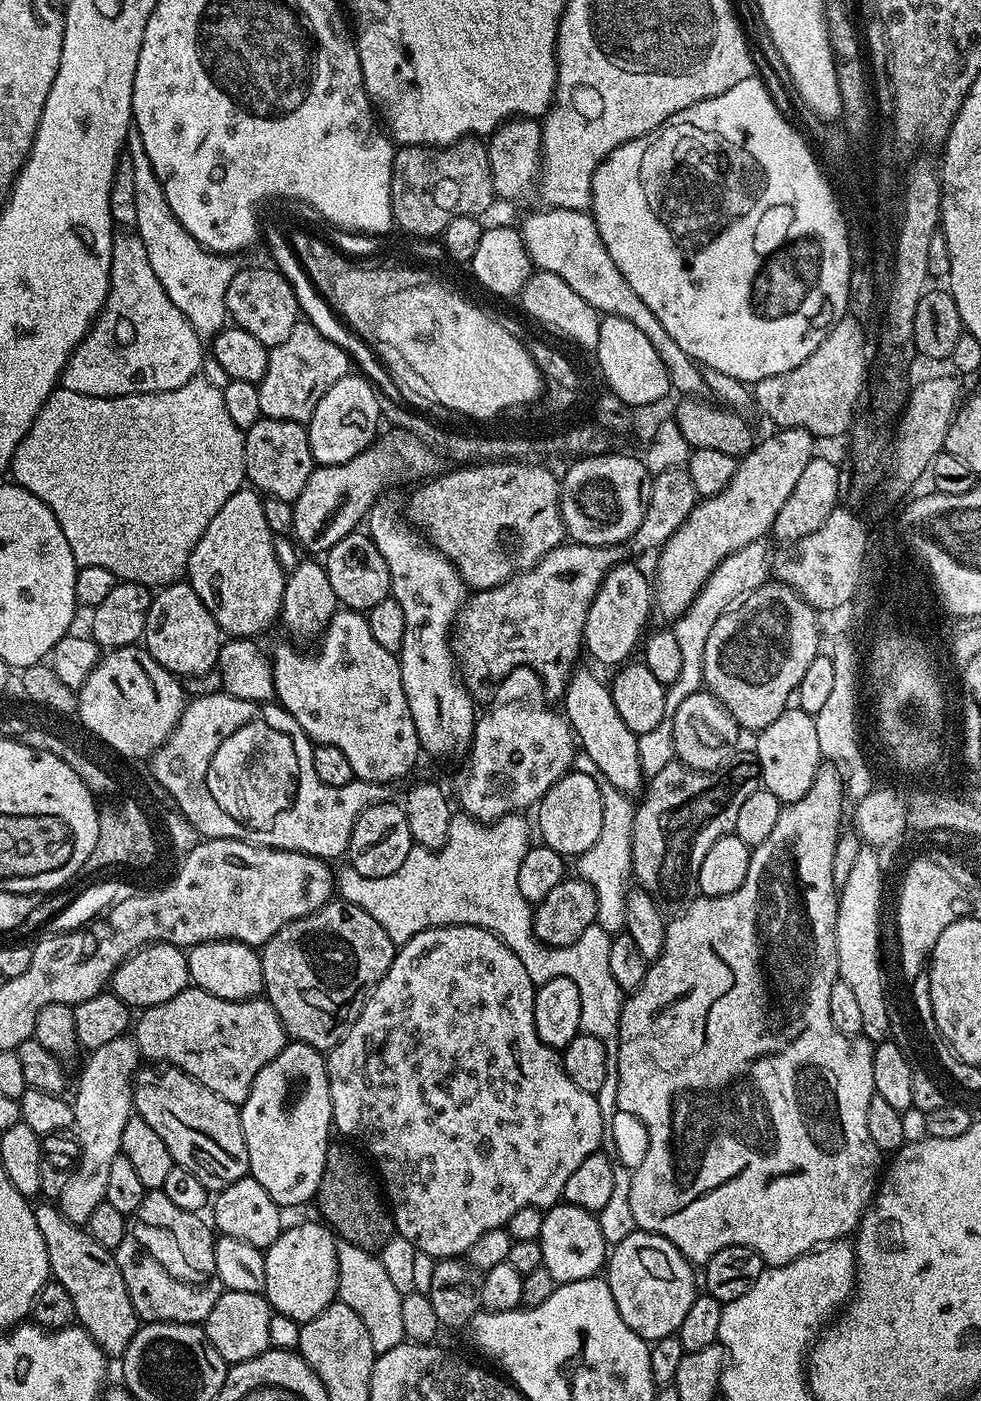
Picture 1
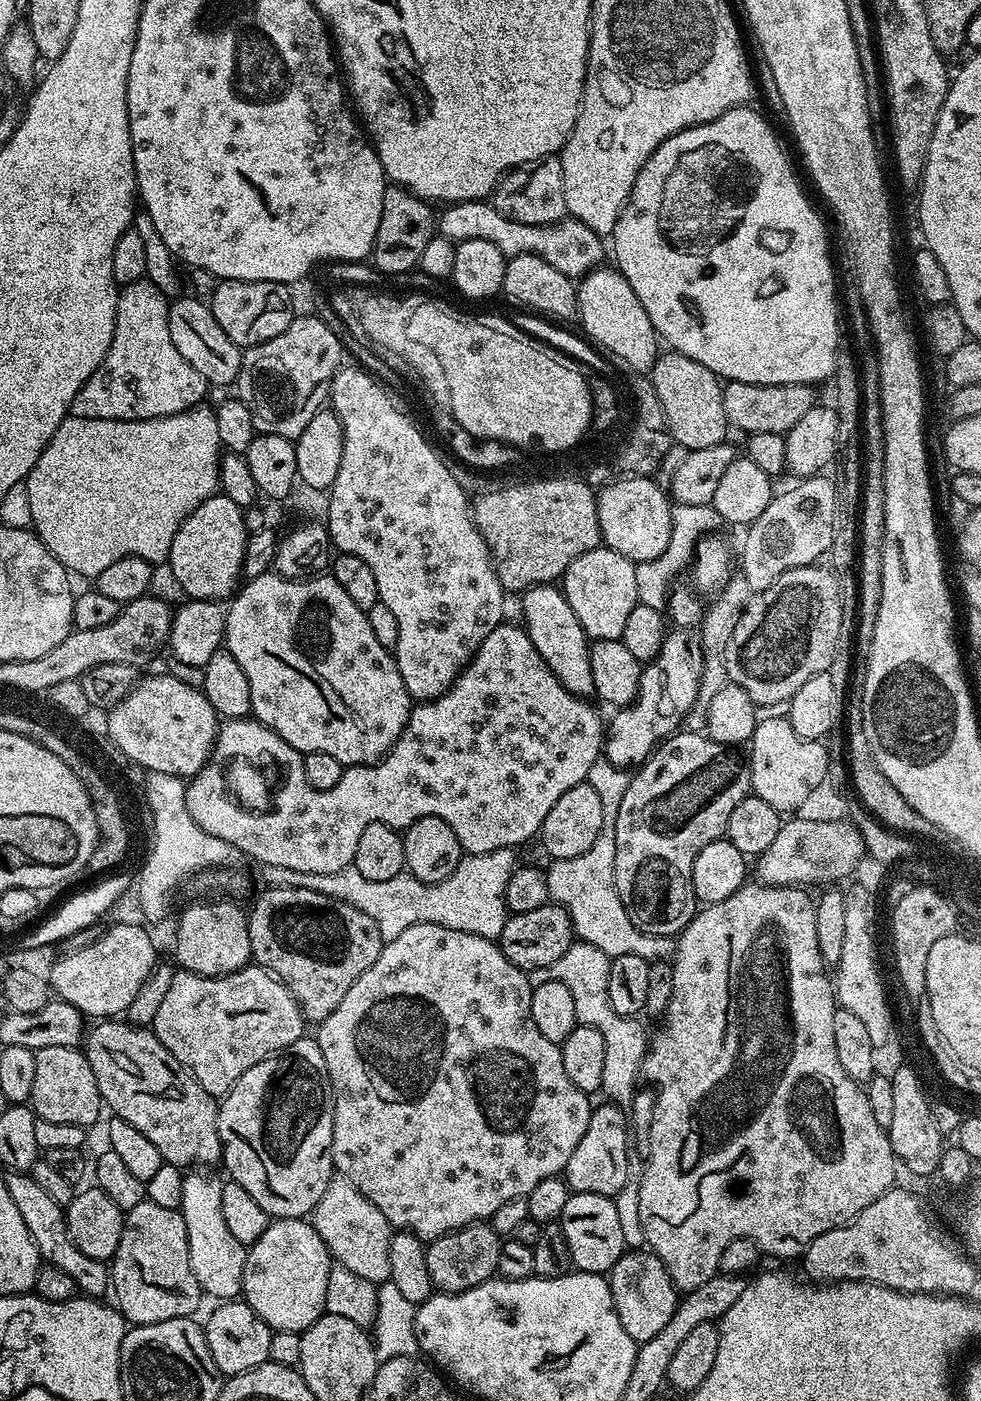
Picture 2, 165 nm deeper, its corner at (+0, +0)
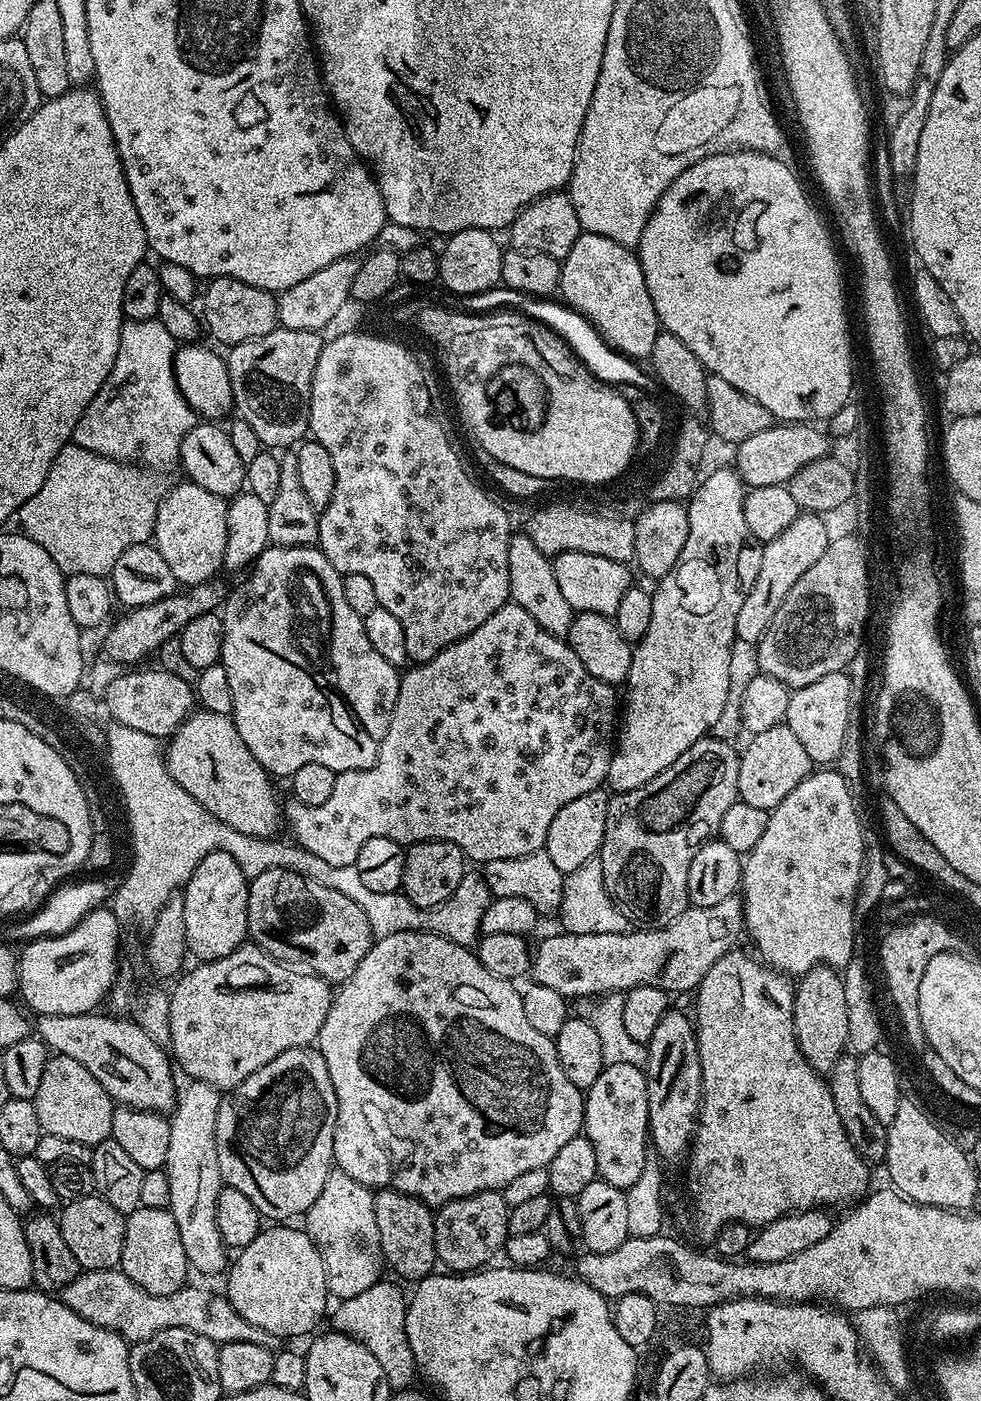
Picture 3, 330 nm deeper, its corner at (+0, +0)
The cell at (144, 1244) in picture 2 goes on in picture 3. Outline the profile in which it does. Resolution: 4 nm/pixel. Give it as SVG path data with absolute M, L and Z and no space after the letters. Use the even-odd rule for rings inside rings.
M139 1208L125 1219L126 1238L122 1246L119 1271L124 1272L142 1290L159 1296L174 1294L185 1287L190 1273L186 1249L174 1214L167 1208Z

